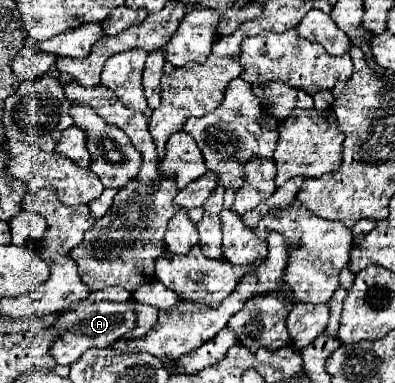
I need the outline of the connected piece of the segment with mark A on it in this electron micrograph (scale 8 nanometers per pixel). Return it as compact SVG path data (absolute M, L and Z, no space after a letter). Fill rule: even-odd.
M93 302L85 306L77 306L73 310L61 312L53 324L47 328L59 330L59 336L53 340L49 354L57 360L57 364L73 364L81 354L91 348L107 348L119 338L123 338L129 330L135 328L135 312L129 302Z

